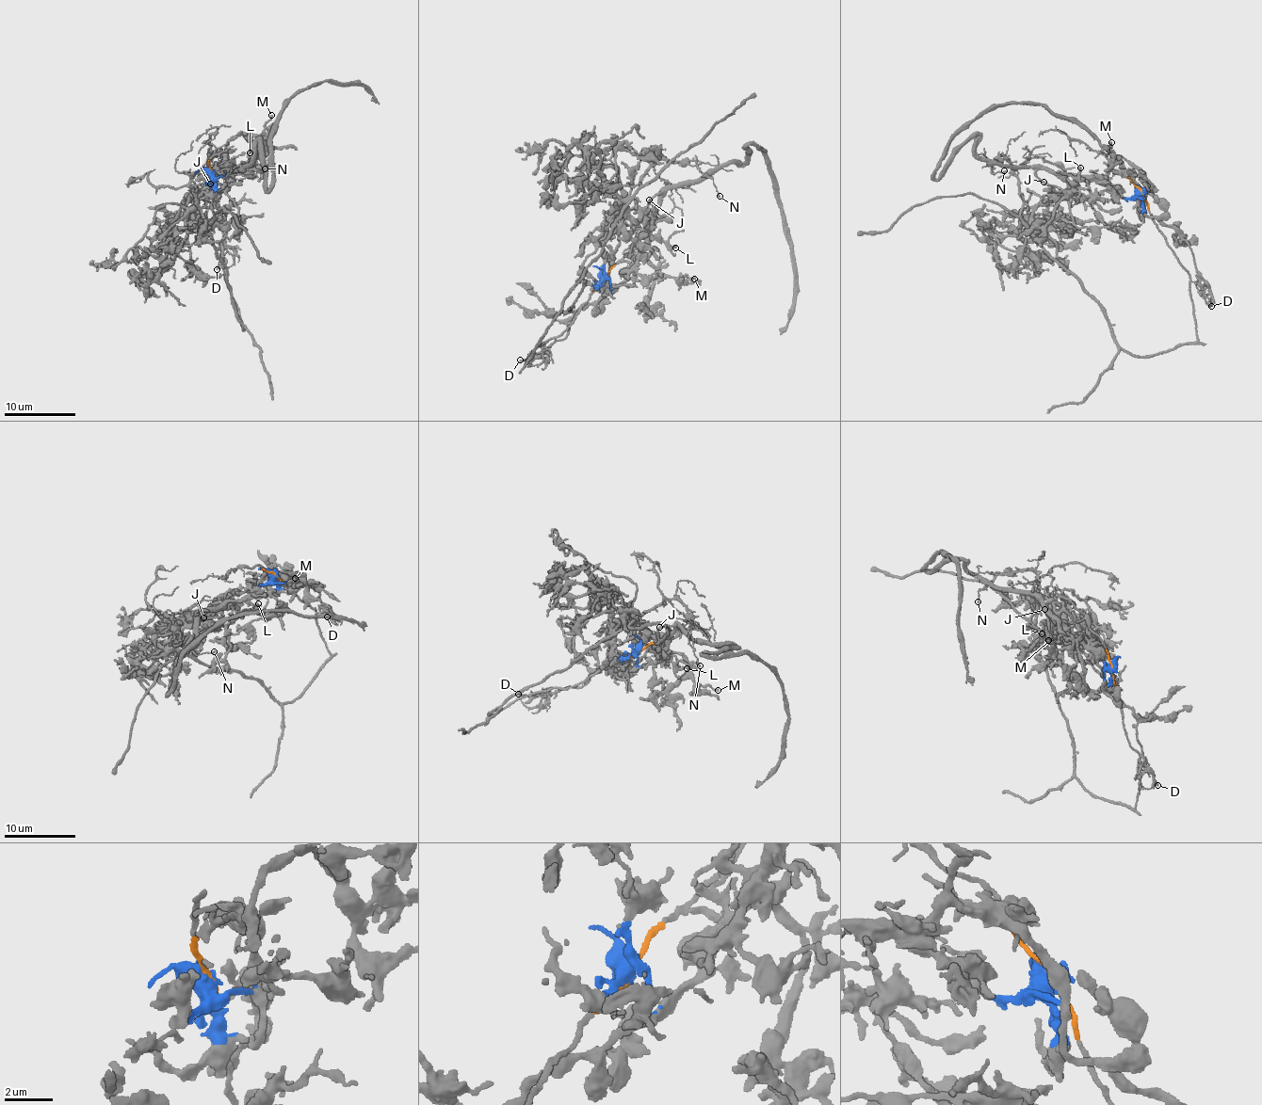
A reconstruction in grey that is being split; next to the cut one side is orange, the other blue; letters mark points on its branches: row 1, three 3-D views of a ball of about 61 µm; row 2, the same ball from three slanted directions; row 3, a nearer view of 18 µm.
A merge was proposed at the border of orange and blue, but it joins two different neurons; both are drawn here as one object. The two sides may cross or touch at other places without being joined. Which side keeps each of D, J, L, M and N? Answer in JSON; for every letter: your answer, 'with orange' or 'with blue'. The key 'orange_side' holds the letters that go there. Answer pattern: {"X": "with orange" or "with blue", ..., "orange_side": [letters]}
{"D": "with blue", "J": "with blue", "L": "with blue", "M": "with blue", "N": "with orange", "orange_side": ["N"]}

